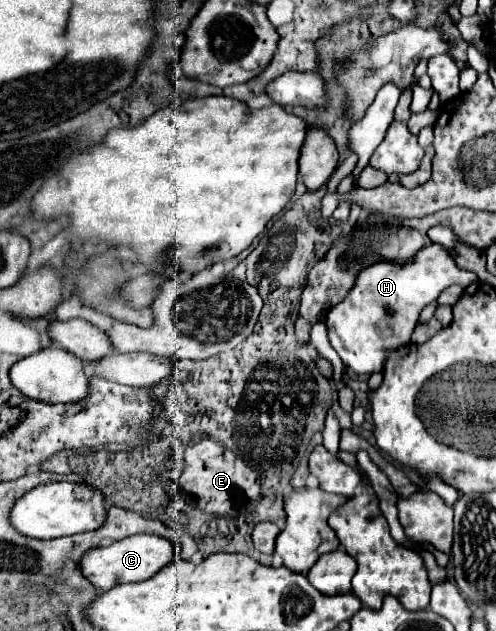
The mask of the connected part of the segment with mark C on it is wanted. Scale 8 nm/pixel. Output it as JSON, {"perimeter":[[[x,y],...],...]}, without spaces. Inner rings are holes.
{"perimeter":[[[138,534],[138,536],[128,536],[124,540],[118,540],[110,546],[100,546],[100,548],[90,548],[84,552],[80,558],[80,572],[84,578],[94,584],[94,588],[100,590],[110,590],[114,584],[124,584],[124,582],[142,582],[150,576],[154,576],[160,568],[164,568],[168,562],[176,558],[176,548],[170,544],[170,540],[154,534]]]}

